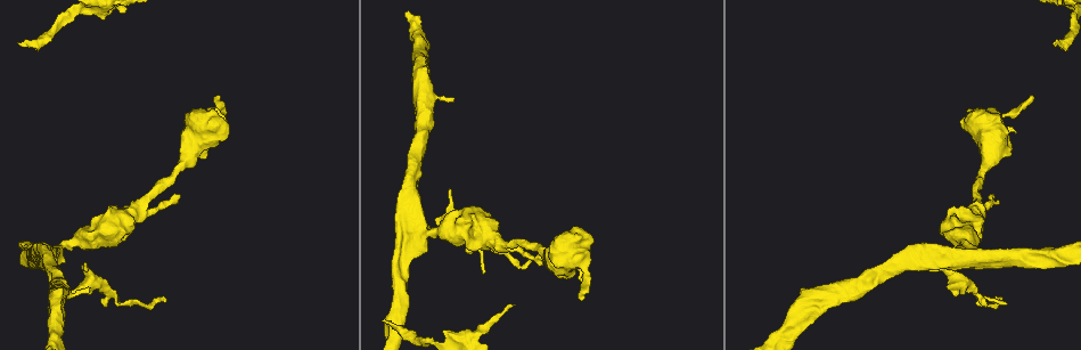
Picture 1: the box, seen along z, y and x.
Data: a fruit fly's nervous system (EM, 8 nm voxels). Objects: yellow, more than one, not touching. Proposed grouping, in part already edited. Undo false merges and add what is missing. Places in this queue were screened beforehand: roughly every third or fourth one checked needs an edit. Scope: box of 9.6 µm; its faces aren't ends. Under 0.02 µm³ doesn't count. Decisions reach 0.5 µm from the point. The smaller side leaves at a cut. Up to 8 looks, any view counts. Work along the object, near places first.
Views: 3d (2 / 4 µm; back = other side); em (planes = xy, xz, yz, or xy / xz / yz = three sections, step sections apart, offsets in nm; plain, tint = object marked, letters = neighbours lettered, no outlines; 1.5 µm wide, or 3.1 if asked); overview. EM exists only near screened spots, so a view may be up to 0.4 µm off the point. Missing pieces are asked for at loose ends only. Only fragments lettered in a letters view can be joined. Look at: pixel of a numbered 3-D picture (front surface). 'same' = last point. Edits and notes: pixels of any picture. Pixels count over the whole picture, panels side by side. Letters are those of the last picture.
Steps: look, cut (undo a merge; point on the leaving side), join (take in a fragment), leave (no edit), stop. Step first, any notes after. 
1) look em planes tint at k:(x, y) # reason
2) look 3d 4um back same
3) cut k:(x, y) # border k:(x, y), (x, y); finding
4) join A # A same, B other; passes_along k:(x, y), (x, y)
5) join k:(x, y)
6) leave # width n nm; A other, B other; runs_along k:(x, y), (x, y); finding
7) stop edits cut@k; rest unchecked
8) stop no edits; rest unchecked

look em planes letters at 1:(993, 194) # an open end

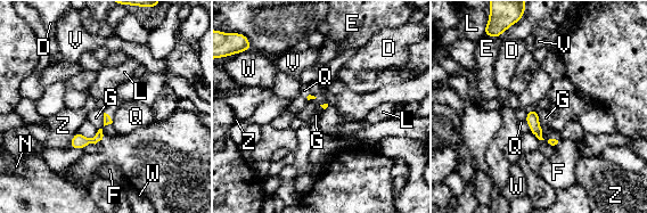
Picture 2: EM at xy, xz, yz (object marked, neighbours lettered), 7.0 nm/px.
leave # longest_contact G 150 nm; D other, E other, F other, G other, L other, N other, Q other, V other, W other, Z other; runs_along 2:(107, 119), (92, 140), (73, 145); no lettered fragment goes on from it

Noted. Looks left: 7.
look 3d 4um at 1:(74, 289) # an open end

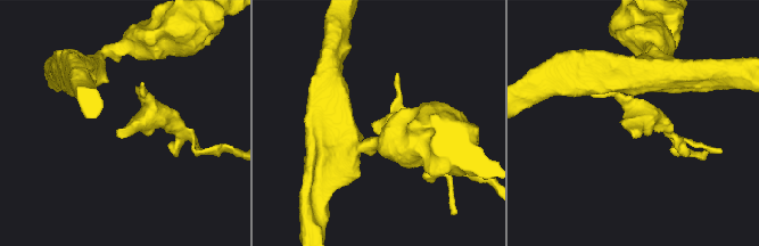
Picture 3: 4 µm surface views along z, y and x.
look em planes plain at 3:(632, 128)

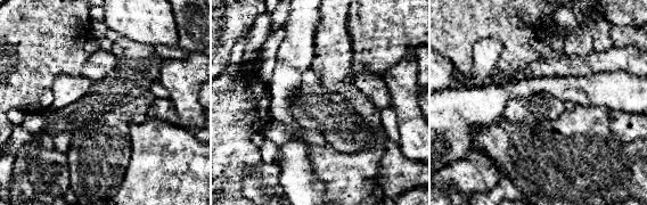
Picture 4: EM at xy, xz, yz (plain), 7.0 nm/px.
look em planes letters same # see the neighbours

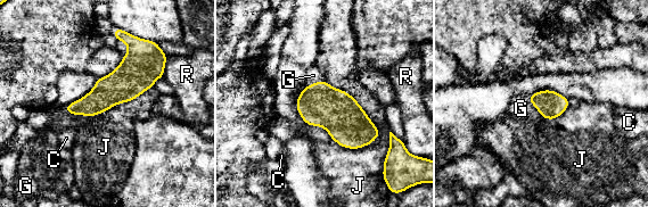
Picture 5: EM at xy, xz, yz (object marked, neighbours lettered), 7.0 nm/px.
join G # longest_contact J 360 nm; C other, G same, J other, R other; passes_along 5:(105, 94), (76, 114), (59, 116); it goes on there

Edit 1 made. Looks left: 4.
look em xz step 8 tint at 1:(528, 261) # thin end

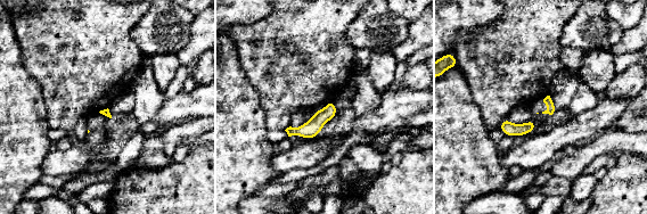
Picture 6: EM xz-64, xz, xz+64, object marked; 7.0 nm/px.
look em yz step 8 letters same

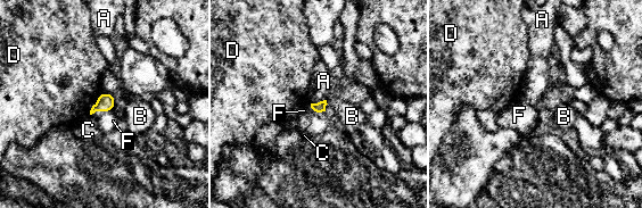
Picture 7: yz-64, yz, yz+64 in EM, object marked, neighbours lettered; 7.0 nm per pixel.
leave # width 70 nm; A other, B other, C other, D other, F other; border 7:(100, 92), (89, 114); none of them fits

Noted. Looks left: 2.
stop edits join@5; rest unchecked

